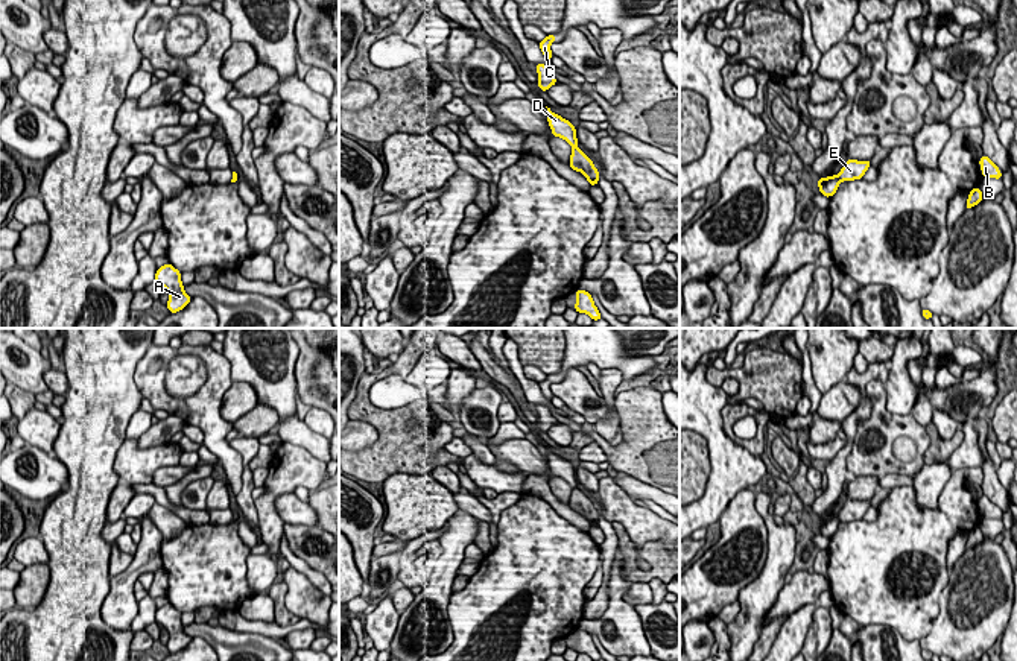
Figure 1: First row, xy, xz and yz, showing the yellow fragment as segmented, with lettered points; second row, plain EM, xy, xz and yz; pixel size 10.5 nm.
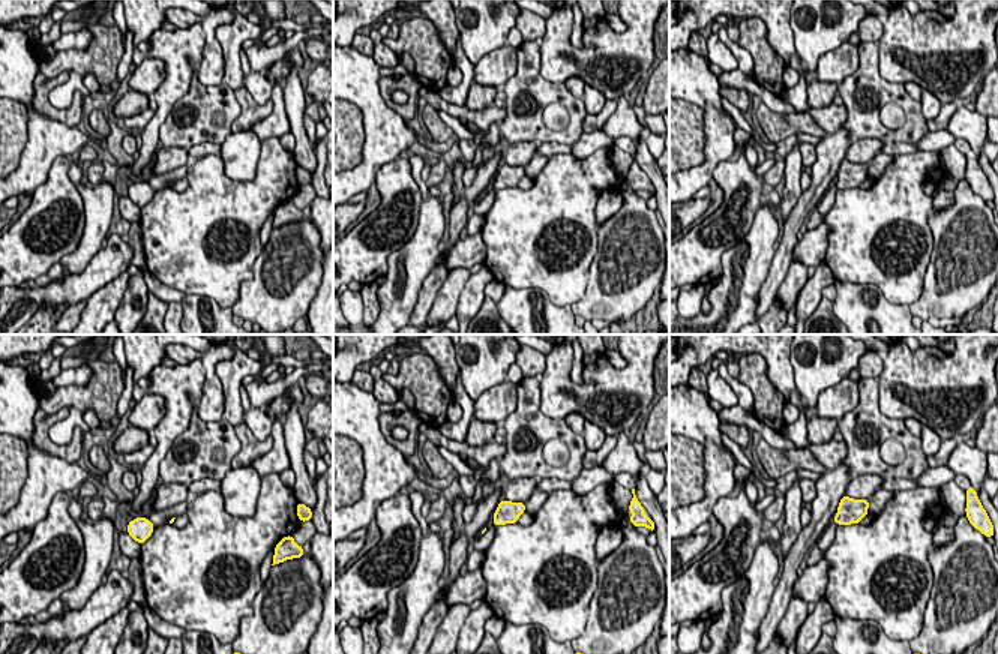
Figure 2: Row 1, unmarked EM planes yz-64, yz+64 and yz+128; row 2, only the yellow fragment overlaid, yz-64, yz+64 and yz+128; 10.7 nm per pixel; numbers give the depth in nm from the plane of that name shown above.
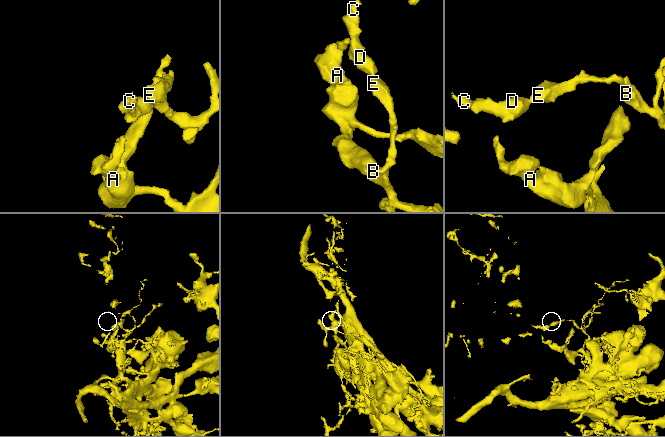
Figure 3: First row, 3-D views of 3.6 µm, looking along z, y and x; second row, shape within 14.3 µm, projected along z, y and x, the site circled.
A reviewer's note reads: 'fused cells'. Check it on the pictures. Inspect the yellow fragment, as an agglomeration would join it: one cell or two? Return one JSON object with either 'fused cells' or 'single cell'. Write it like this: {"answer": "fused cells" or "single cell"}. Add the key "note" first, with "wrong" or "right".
{"note": "right", "answer": "fused cells"}

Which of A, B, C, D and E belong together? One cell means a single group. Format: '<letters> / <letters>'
A B E / C D

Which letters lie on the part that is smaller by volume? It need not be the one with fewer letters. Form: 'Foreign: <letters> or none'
Foreign: C, D

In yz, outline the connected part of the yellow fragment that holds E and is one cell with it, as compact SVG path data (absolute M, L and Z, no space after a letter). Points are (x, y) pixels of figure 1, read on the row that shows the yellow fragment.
M847 160L839 172L839 181L845 182L845 181L862 179L870 166L871 166L870 160L865 161Z

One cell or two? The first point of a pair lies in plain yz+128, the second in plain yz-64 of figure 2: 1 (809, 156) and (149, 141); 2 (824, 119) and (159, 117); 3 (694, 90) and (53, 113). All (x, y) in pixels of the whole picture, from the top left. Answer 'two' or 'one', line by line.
1: two
2: two
3: two

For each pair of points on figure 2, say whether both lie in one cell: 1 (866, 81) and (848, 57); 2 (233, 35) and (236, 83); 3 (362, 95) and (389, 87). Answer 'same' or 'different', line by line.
1: different
2: same
3: different

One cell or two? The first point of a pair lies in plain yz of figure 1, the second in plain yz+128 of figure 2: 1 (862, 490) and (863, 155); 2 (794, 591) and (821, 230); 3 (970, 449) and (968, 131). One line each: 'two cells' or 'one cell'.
1: one cell
2: one cell
3: one cell

